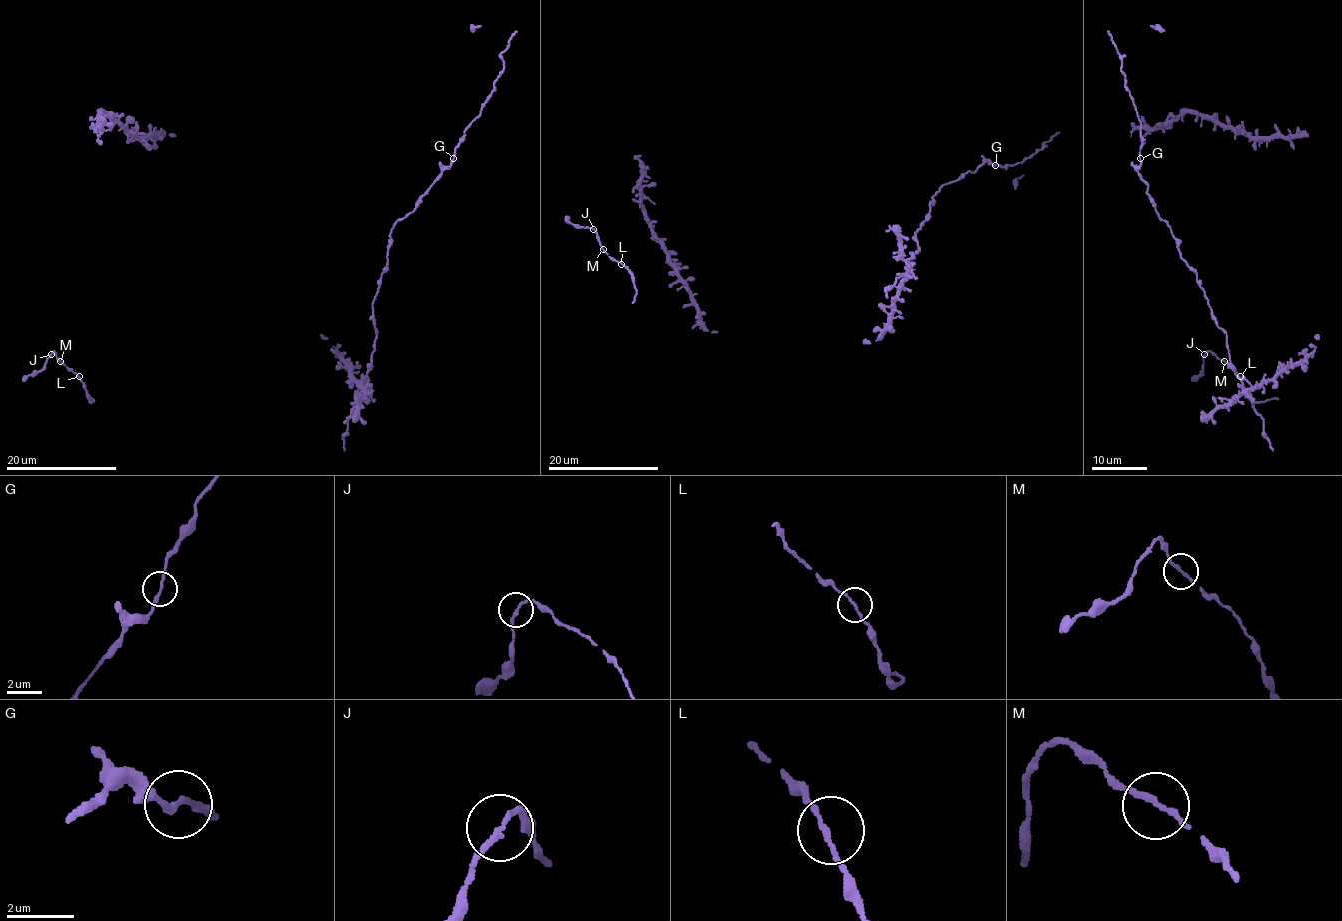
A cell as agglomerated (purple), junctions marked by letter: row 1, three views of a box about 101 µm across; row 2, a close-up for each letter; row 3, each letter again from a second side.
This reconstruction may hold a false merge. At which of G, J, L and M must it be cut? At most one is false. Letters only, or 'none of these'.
none of these

